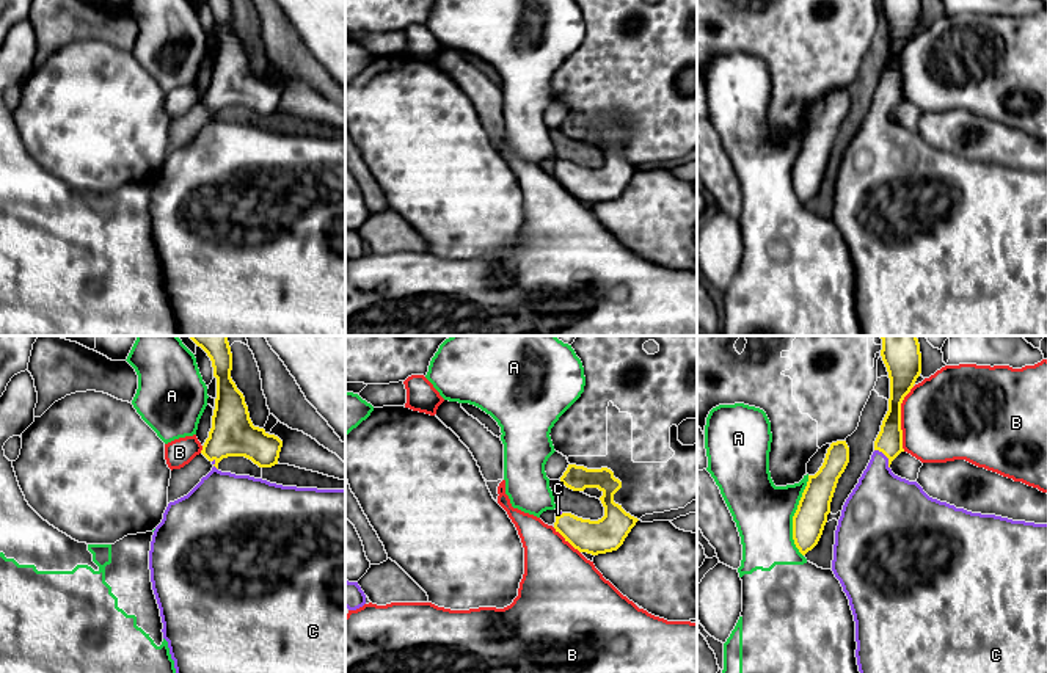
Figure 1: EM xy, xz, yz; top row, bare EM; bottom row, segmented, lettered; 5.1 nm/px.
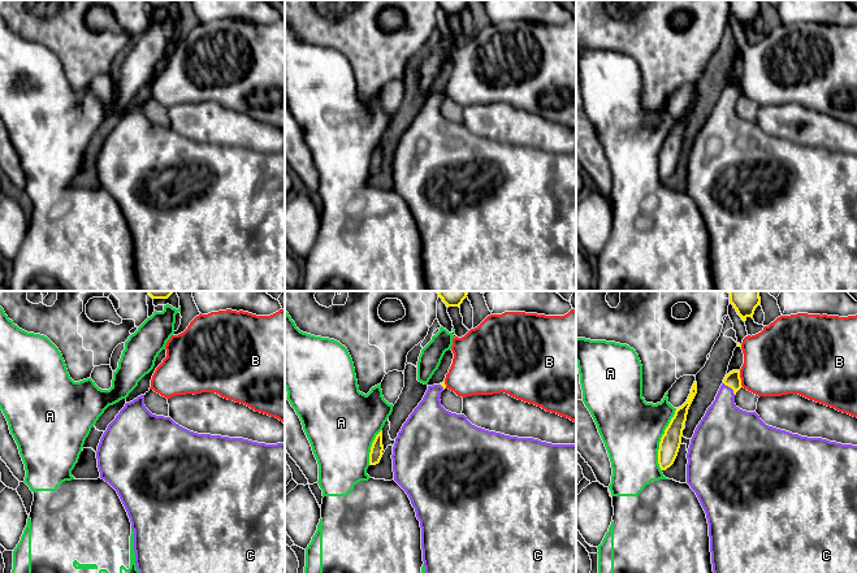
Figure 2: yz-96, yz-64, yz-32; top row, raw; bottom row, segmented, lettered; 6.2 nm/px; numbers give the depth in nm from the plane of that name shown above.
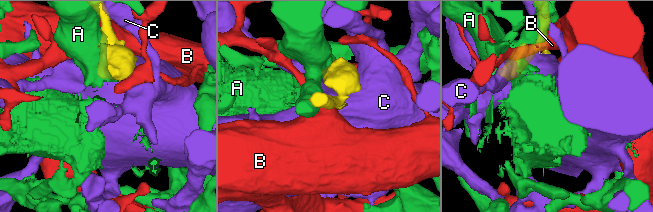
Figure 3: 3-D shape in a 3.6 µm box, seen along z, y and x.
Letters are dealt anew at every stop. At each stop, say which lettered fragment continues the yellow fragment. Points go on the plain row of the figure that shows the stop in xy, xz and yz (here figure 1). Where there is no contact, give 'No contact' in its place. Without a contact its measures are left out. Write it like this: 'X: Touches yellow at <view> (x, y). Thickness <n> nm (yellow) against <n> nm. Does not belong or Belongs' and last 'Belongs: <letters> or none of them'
A: Touches yellow at yz (793, 165). Thickness 170 nm (yellow) against 300 nm. Does not belong
B: Touches yellow at yz (900, 68). Thickness 160 nm (yellow) against 460 nm. Does not belong
C: Touches yellow at yz (886, 104). Thickness 140 nm (yellow) against 320 nm. Does not belong
Belongs: none of them

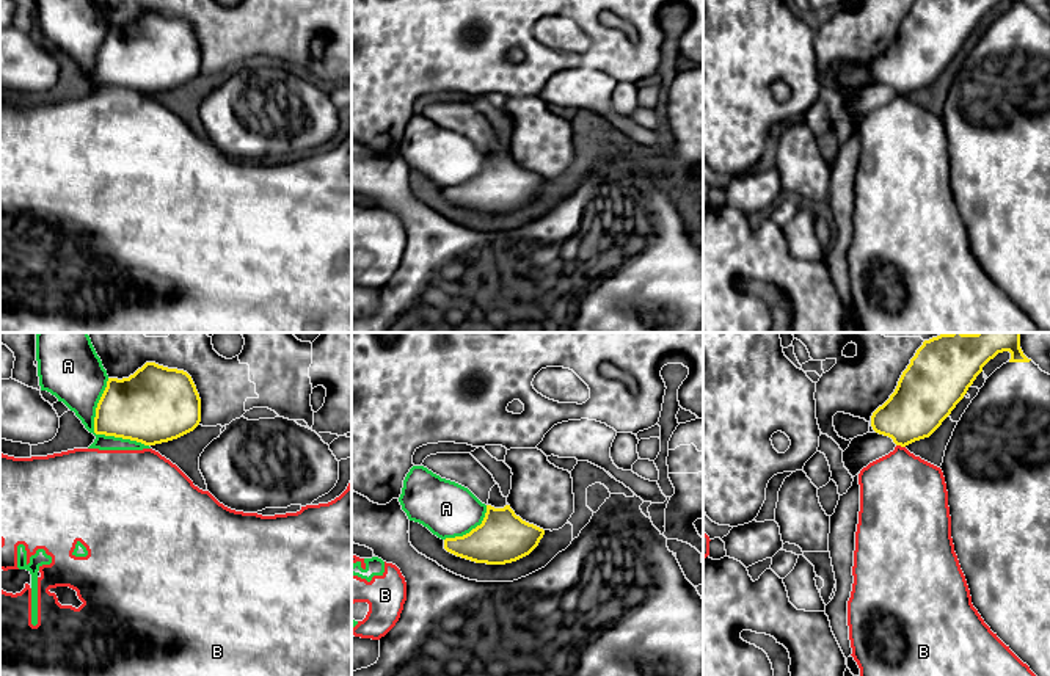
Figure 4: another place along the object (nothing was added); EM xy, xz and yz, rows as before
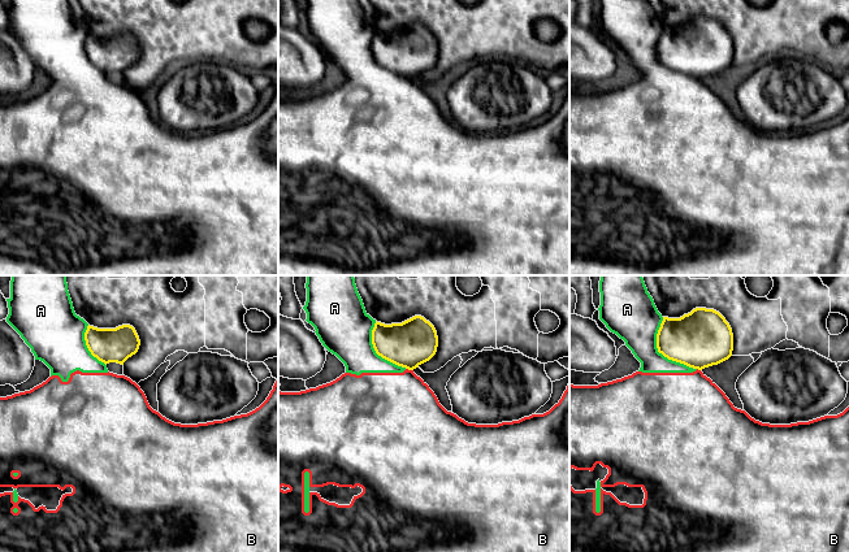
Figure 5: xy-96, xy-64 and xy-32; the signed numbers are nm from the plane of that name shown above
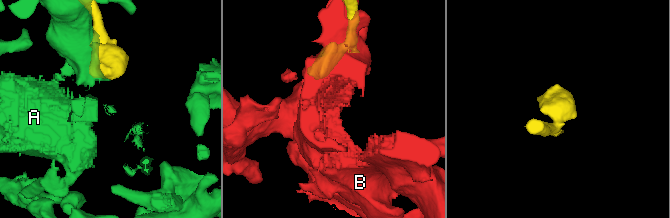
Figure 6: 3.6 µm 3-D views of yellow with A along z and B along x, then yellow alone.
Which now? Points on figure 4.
A: Touches yellow at xy (94, 80). Thickness 320 nm (yellow) against 240 nm. Does not belong
B: Touches yellow at yz (901, 94). Thickness 300 nm (yellow) against 420 nm. Does not belong
Belongs: none of them

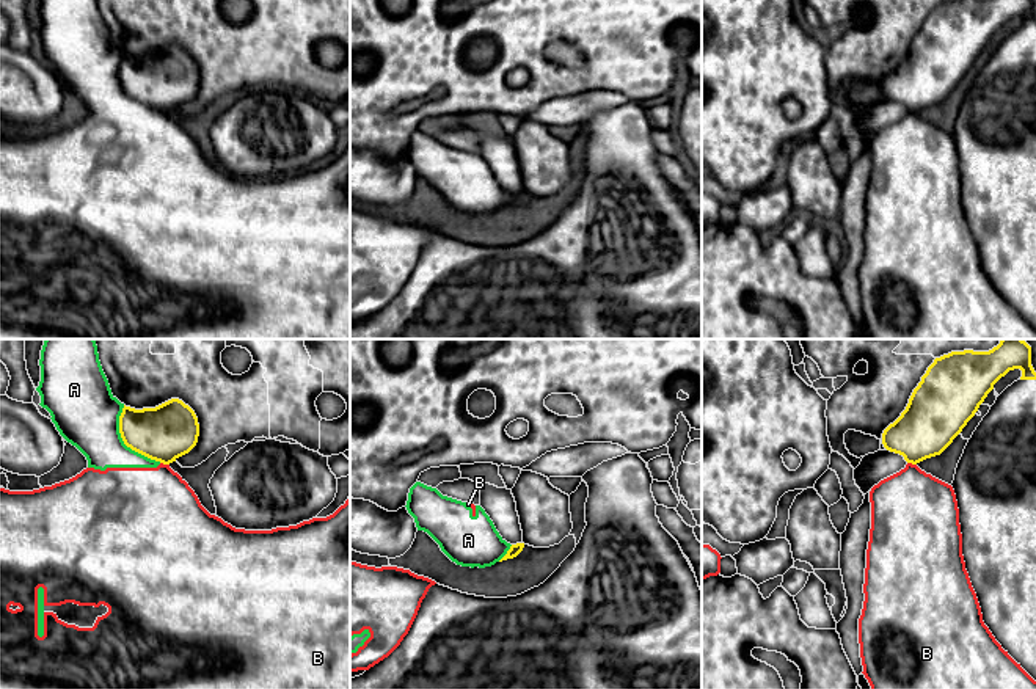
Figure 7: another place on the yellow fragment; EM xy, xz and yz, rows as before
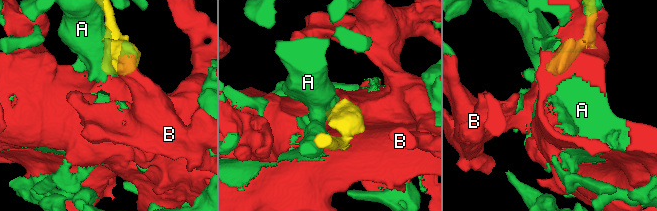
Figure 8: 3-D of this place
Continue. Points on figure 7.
A: Touches yellow at xy (124, 91). Thickness 280 nm (yellow) against 340 nm. Does not belong
B: Touches yellow at xy (165, 112). Thickness 280 nm (yellow) against 440 nm. Does not belong
Belongs: none of them

